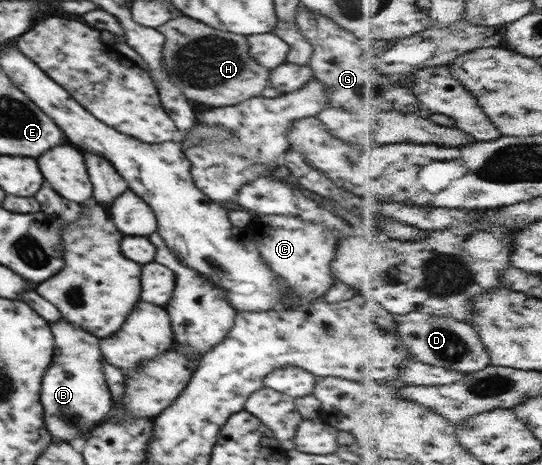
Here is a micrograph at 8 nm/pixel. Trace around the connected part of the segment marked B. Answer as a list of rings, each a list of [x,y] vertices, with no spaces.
[[[65,319],[50,324],[55,351],[51,367],[42,377],[41,403],[43,419],[53,438],[69,442],[87,438],[107,417],[113,405],[112,393],[104,374],[104,359],[99,349],[100,339]]]

